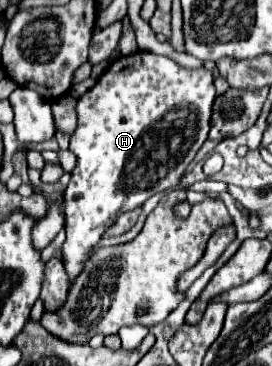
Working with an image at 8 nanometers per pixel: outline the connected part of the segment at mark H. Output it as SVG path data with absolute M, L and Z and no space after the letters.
M144 50L116 58L98 78L96 86L78 98L78 128L70 136L70 152L76 156L76 166L64 192L66 242L62 244L62 260L70 280L80 274L90 250L98 246L104 230L114 224L118 214L134 210L156 192L166 192L180 184L188 164L194 160L196 152L208 138L212 104L212 72L206 68L186 70L168 56L158 56Z

